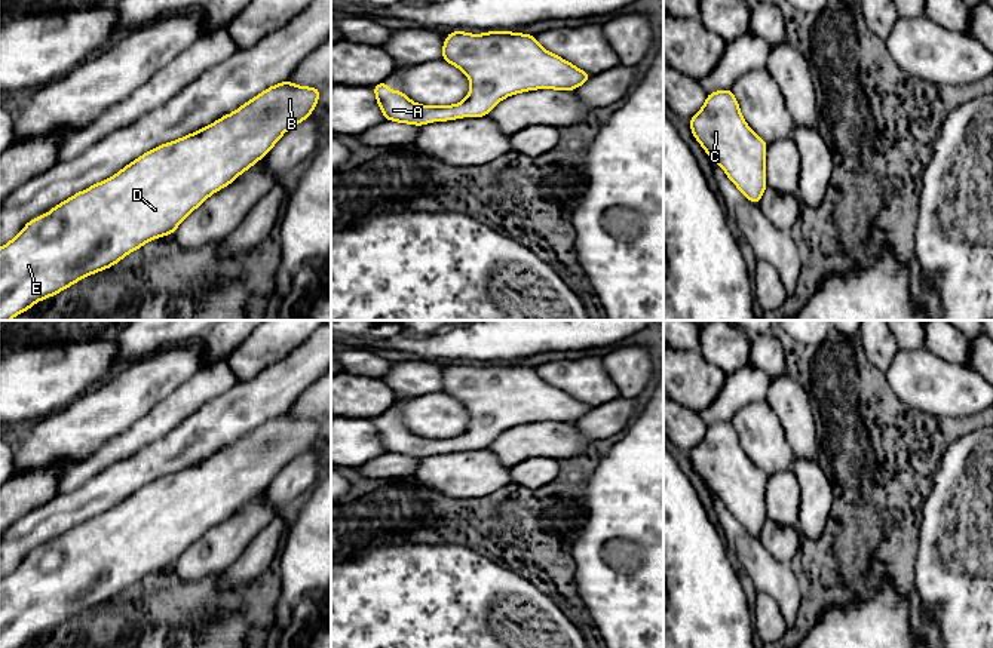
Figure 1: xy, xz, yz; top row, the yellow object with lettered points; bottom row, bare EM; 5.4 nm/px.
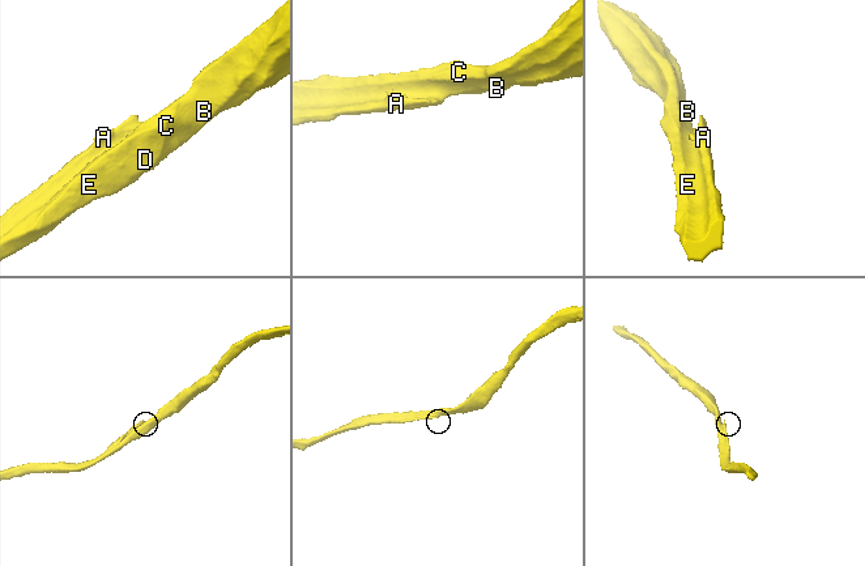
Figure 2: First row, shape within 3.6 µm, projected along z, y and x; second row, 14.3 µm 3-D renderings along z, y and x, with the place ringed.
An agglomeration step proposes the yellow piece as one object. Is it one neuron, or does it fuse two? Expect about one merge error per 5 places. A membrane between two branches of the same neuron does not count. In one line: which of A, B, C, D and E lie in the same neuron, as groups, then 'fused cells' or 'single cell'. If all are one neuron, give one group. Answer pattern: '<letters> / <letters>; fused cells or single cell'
A B C D E; single cell

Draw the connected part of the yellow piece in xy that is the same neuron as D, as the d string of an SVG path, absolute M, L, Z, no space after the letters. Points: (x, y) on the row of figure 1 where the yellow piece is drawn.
M289 80L273 85L236 111L200 130L144 153L116 175L73 194L47 214L28 221L10 242L0 248L0 320L10 320L30 310L37 301L113 267L153 239L174 234L177 227L211 194L232 184L242 172L261 160L288 129L309 119L318 105L319 95L321 87L298 86Z

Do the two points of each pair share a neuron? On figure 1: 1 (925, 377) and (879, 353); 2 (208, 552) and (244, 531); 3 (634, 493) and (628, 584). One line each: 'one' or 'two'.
1: two
2: one
3: one

